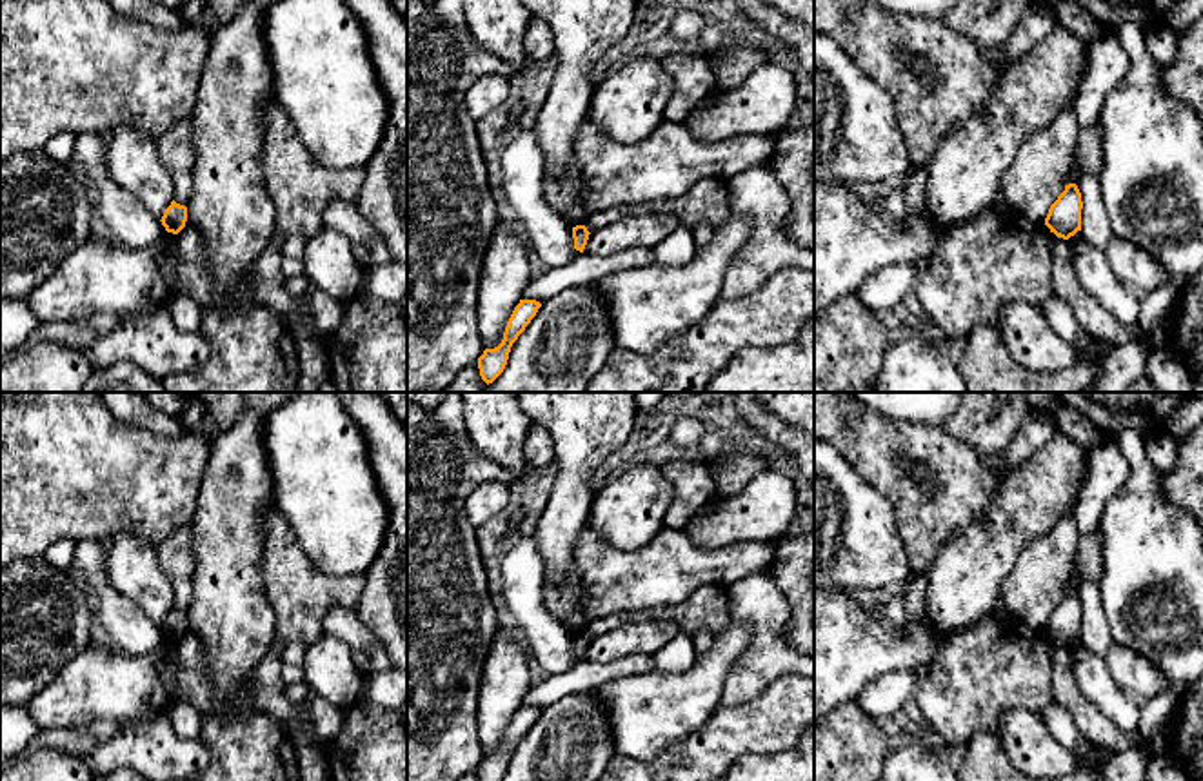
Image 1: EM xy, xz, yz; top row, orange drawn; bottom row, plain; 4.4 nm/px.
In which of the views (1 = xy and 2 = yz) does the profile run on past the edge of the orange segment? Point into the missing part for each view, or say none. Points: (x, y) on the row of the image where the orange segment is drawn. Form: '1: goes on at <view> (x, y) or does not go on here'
1: does not go on here
2: does not go on here

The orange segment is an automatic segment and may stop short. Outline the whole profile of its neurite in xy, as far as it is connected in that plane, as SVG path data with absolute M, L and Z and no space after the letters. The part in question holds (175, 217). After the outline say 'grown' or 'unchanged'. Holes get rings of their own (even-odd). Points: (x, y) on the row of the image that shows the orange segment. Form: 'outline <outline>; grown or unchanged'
outline M173 200L160 222L167 232L178 234L185 227L187 207Z; unchanged

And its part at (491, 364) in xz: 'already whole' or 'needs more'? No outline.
already whole

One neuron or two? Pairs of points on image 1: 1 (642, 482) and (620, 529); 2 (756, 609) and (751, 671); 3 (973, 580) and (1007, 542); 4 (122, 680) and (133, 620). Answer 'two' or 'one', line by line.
1: one
2: one
3: one
4: two

